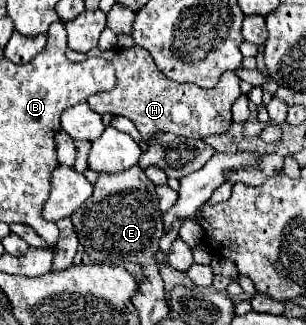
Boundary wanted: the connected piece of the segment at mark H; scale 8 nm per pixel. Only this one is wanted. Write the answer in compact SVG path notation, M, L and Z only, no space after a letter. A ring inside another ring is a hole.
M133 46L129 50L113 48L113 50L99 50L93 48L89 52L75 52L67 50L67 58L71 62L81 62L89 56L103 56L107 58L117 70L117 86L111 92L93 94L87 98L87 104L97 114L111 114L111 116L125 116L129 118L135 128L139 130L143 140L149 140L155 132L173 132L185 138L207 138L211 134L225 134L231 126L231 104L241 96L239 78L233 72L225 72L219 84L211 90L197 88L193 84L177 84L163 76L157 68L153 56L141 48Z

